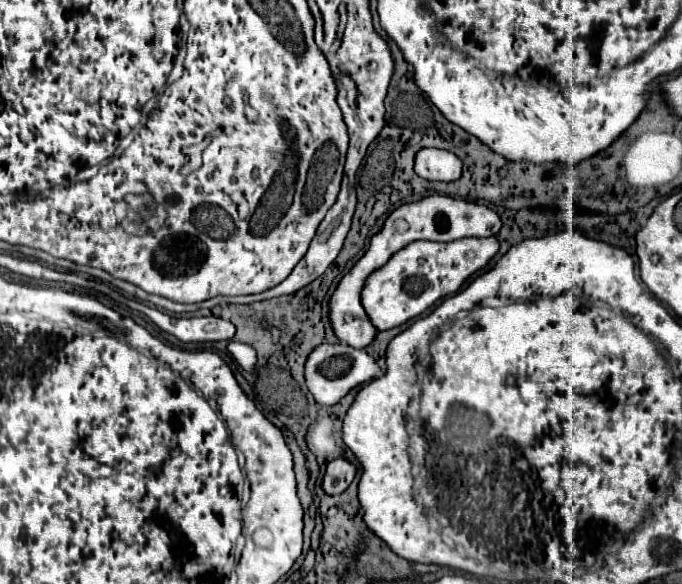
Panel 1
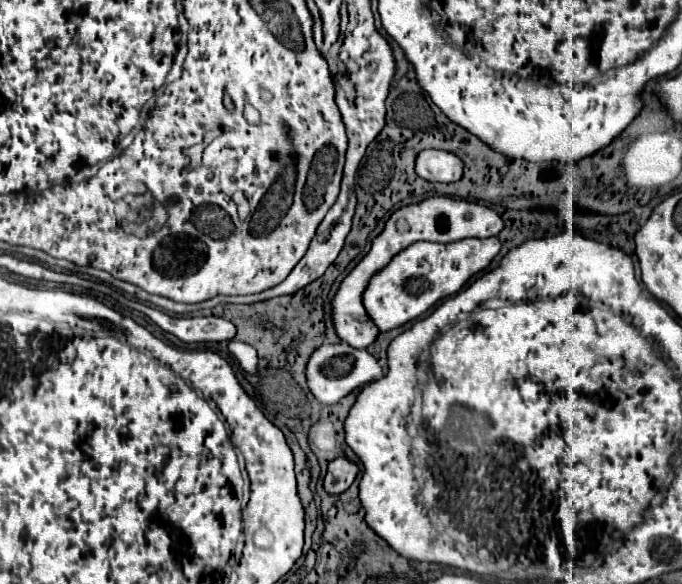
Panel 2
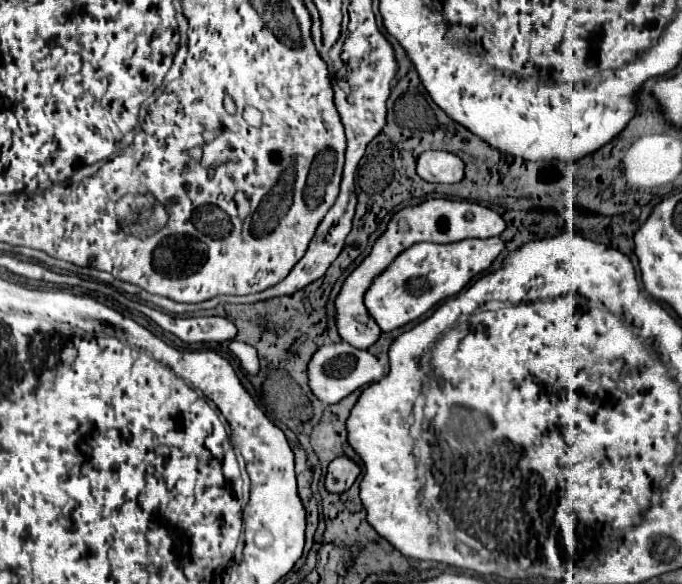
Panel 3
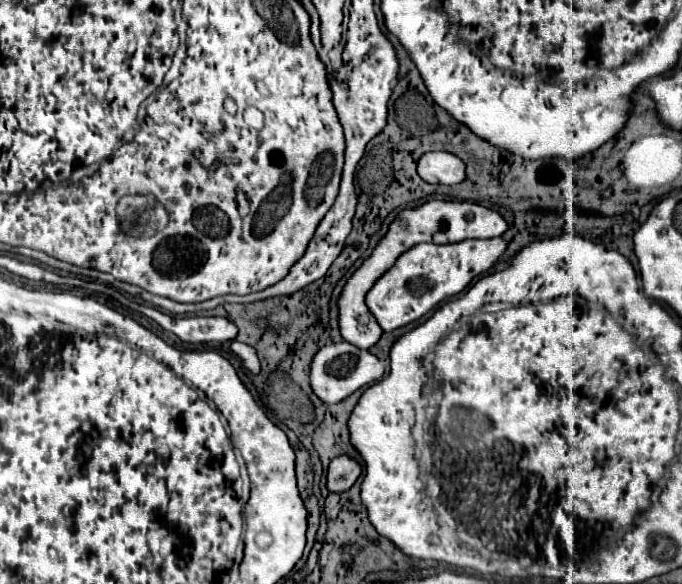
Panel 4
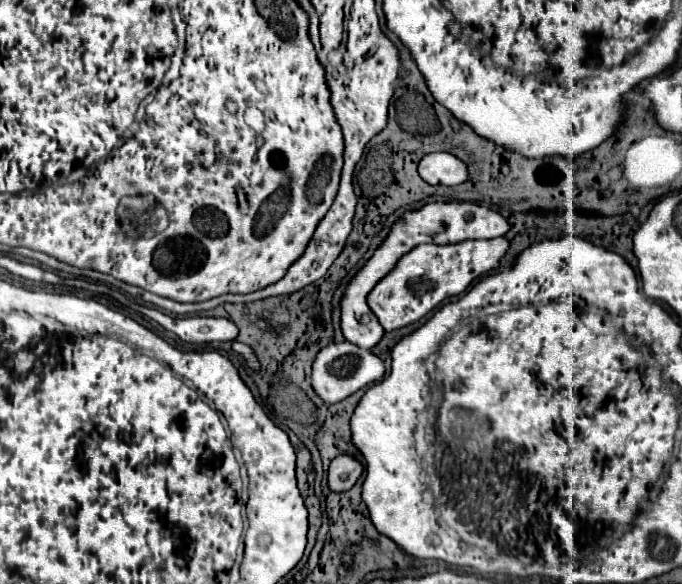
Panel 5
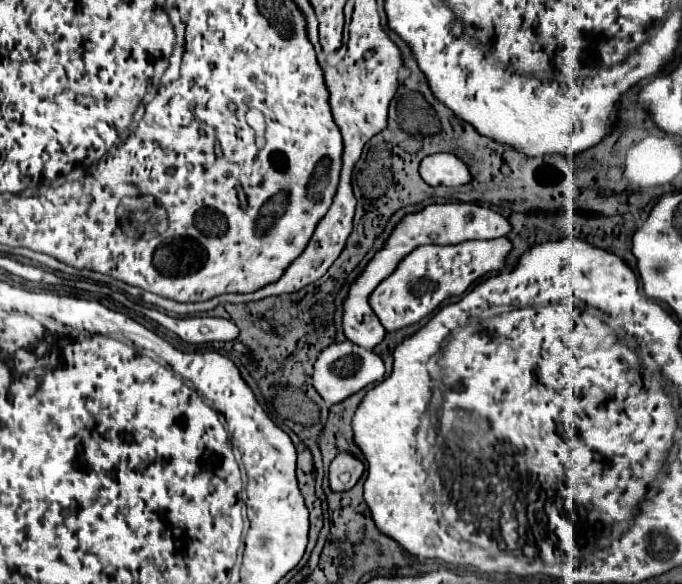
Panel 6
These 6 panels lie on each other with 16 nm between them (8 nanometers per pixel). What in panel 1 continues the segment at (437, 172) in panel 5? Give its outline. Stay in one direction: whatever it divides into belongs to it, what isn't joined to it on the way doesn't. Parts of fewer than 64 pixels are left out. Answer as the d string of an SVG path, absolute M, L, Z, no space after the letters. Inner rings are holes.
M426 148L416 154L416 174L430 182L454 182L462 176L462 160L438 148Z

